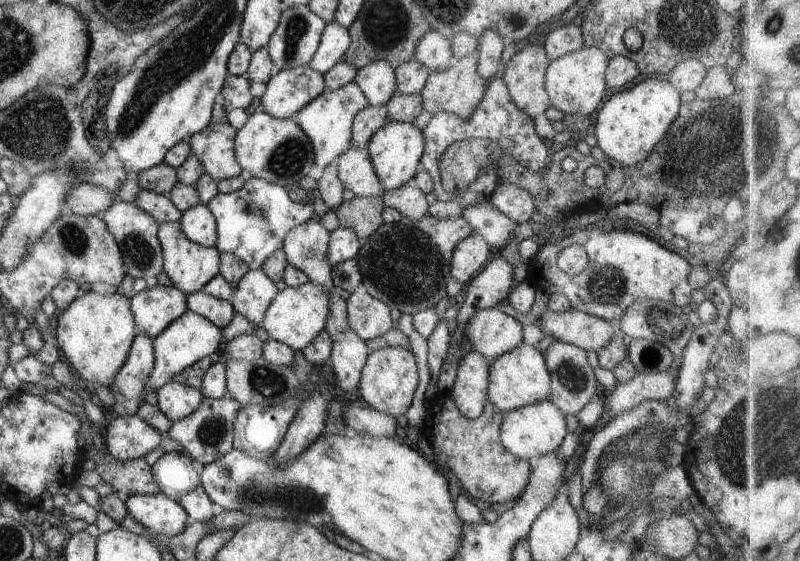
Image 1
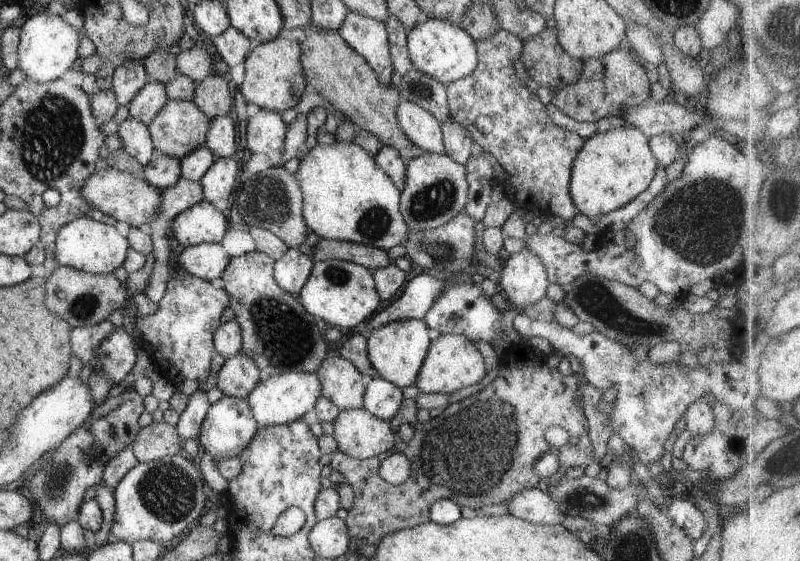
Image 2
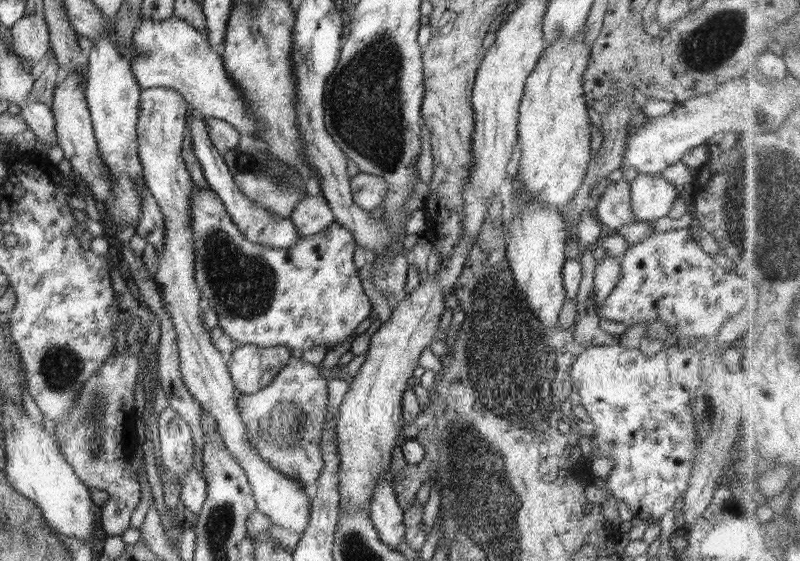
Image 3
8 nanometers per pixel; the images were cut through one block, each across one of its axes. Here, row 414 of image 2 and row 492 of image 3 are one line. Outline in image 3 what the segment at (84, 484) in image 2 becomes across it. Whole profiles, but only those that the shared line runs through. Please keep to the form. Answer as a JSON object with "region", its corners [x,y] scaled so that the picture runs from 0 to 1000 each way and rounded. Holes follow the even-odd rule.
{"region":[[[160,619],[156,620],[156,626],[140,629],[138,638],[133,638],[130,649],[120,660],[120,667],[115,667],[110,679],[105,679],[84,740],[69,756],[69,777],[73,779],[71,795],[80,811],[81,822],[90,831],[98,852],[110,870],[130,873],[138,884],[125,902],[125,934],[134,955],[151,955],[158,939],[164,936],[163,920],[175,898],[175,861],[165,827],[173,793],[168,759],[175,745],[168,729],[168,692],[170,692],[174,656],[173,631],[165,627]]]}

